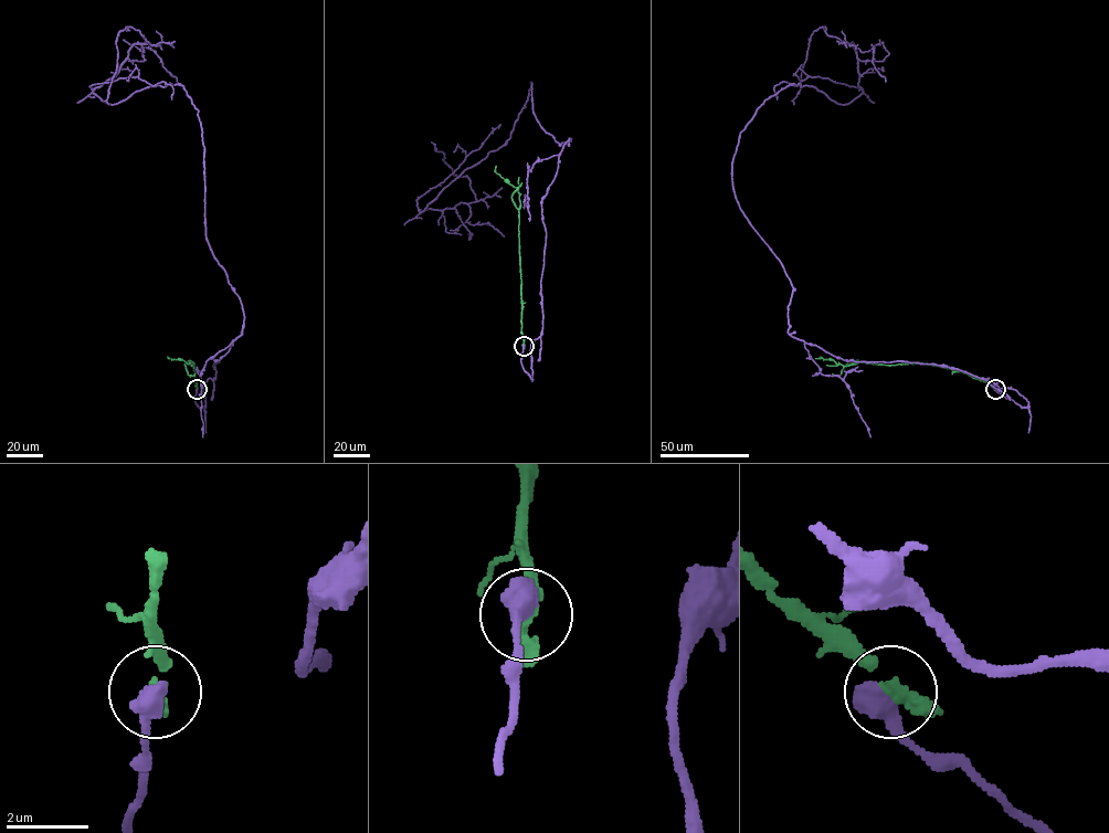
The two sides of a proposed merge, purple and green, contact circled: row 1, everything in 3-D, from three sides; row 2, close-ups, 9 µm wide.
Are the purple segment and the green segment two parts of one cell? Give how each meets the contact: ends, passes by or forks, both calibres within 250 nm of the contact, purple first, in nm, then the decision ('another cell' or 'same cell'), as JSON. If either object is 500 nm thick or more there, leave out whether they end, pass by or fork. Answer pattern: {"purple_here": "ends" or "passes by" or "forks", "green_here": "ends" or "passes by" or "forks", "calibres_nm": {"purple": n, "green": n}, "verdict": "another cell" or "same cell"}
{"calibres_nm": {"purple": 600, "green": 240}, "verdict": "another cell"}

